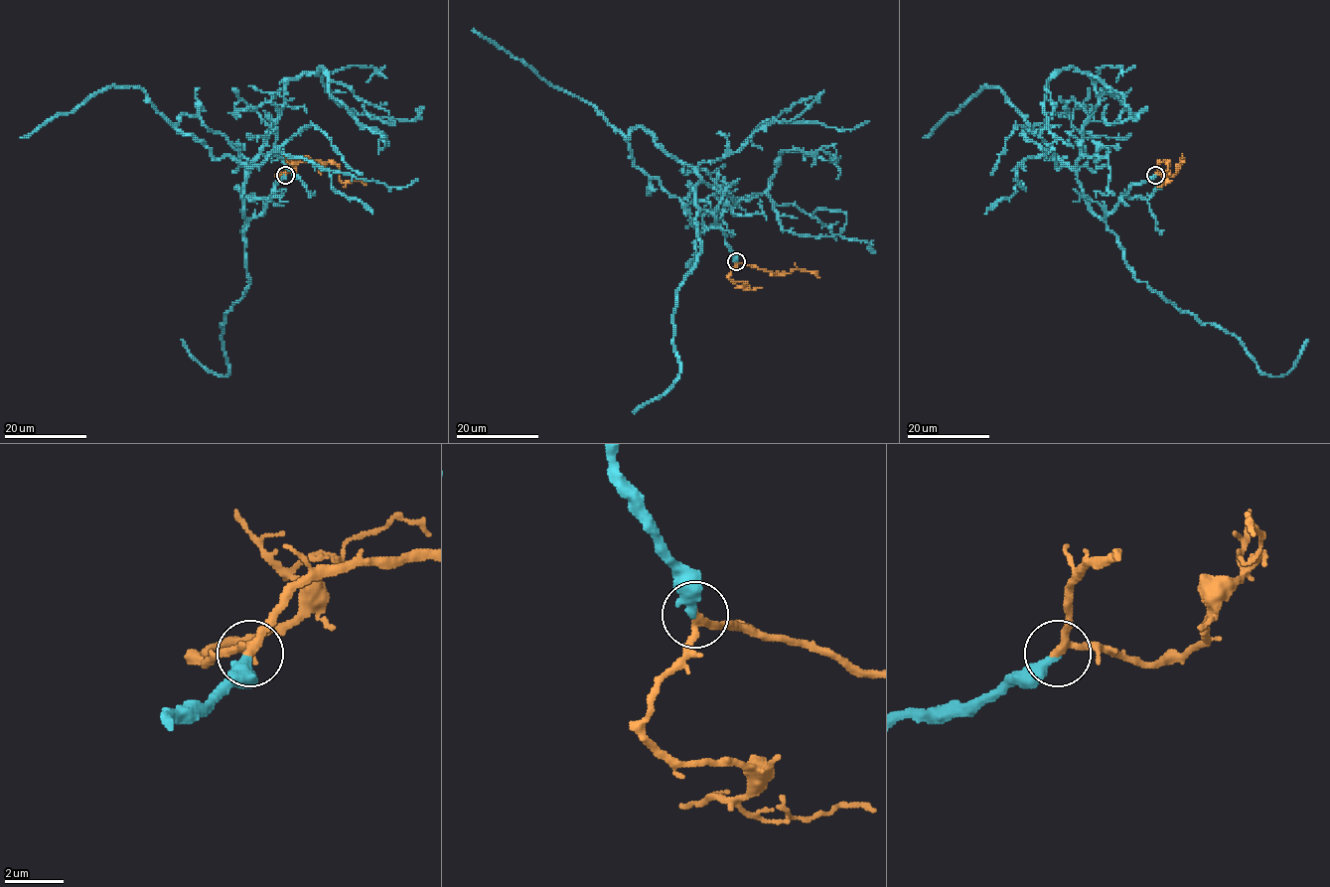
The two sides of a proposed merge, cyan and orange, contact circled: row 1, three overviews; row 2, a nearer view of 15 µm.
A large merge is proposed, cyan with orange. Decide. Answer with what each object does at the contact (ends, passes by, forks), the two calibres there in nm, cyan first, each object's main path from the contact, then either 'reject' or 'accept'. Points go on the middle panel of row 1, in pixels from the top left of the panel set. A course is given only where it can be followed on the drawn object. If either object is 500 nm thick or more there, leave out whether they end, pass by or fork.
cyan ends; orange passes by; calibres 380 and 240 nm; course cyan (737, 261), (715, 217), (698, 207), (699, 176), (690, 167), (641, 127), (625, 138), (591, 105), (472, 30); course orange (737, 261), (785, 275), (795, 270), (810, 271), (818, 278); accept

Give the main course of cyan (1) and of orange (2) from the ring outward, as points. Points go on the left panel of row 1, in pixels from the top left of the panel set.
1: (285, 175), (263, 211), (247, 219), (248, 169), (178, 132), (140, 87), (106, 86), (20, 138)
2: (285, 175), (295, 164), (321, 161), (334, 162), (339, 167), (343, 182), (368, 181)

